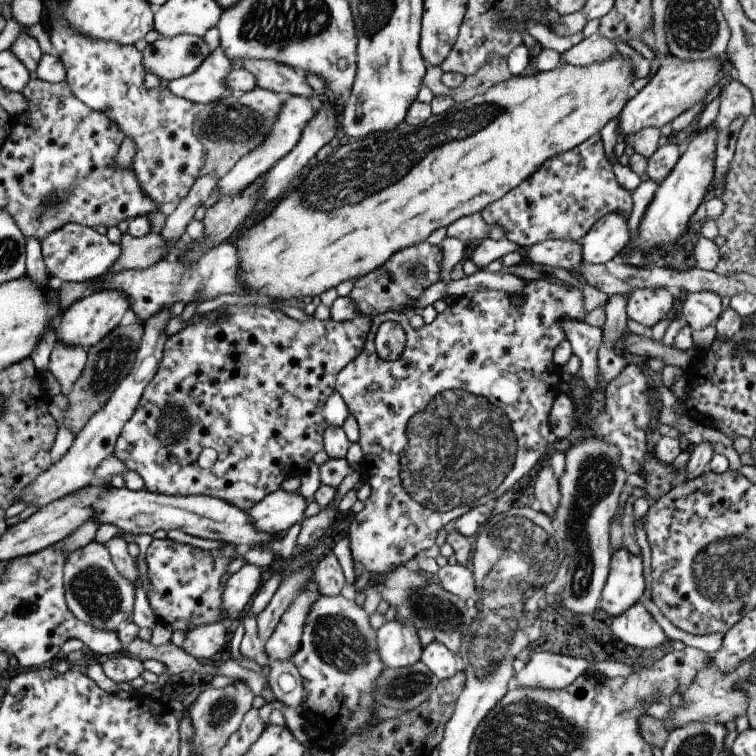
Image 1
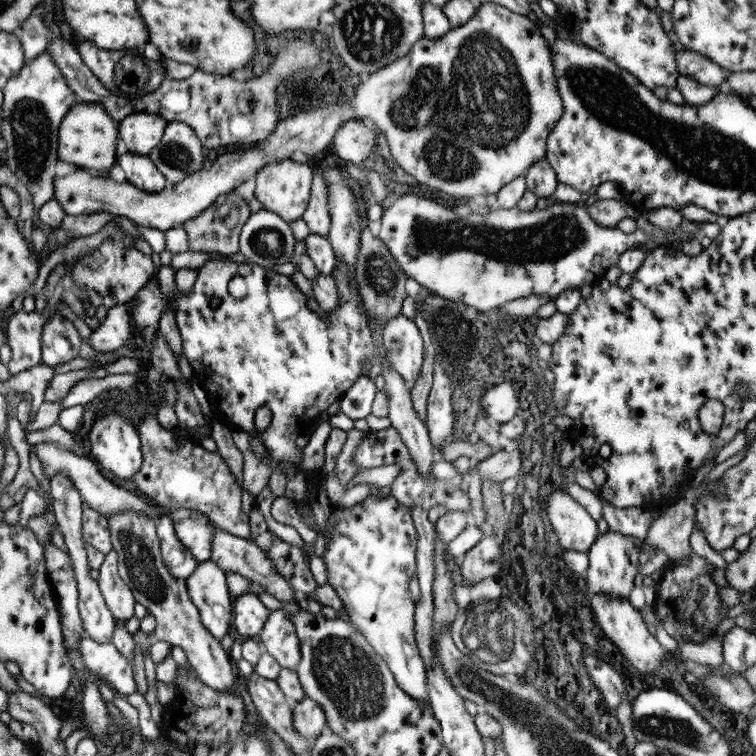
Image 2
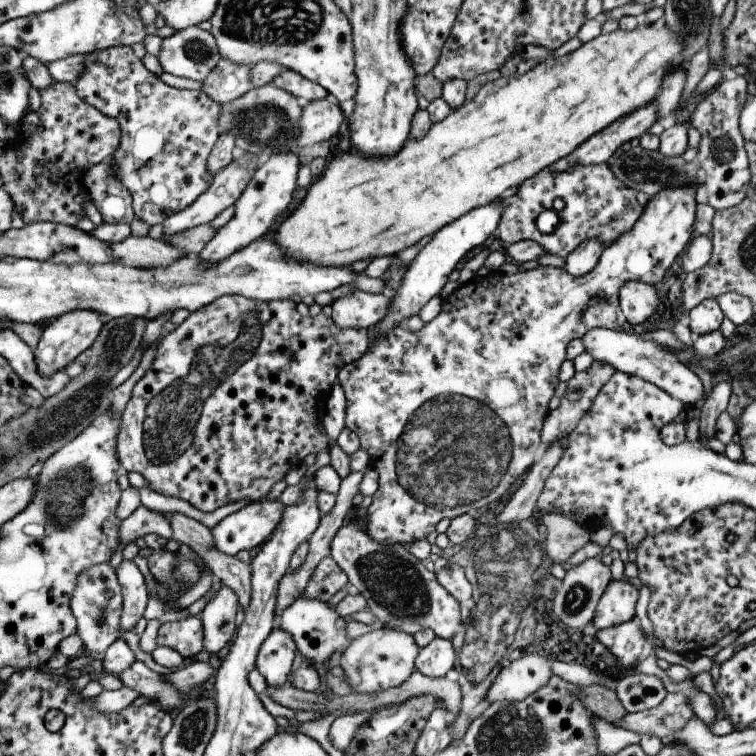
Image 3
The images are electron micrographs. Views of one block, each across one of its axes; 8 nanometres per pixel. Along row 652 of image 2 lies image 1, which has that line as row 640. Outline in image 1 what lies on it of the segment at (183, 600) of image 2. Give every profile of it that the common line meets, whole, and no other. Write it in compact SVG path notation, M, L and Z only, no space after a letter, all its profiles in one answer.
M221 622L199 625L183 635L185 639L181 648L196 659L211 658L216 652L227 648L228 640L225 636L229 630Z

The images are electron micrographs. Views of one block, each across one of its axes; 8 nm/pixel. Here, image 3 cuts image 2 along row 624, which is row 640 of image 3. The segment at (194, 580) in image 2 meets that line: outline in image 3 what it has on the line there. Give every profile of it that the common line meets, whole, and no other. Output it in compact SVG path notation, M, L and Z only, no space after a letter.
M225 585L205 603L199 612L202 624L202 645L208 653L221 650L236 632L238 598Z

